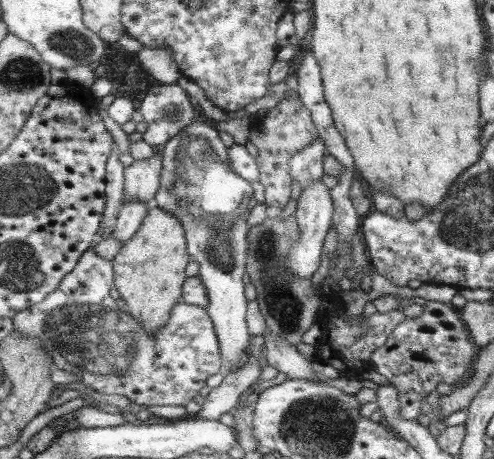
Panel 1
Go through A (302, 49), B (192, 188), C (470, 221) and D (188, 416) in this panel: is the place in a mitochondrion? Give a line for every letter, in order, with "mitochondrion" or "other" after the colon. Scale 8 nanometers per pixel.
A: other
B: mitochondrion
C: mitochondrion
D: other

